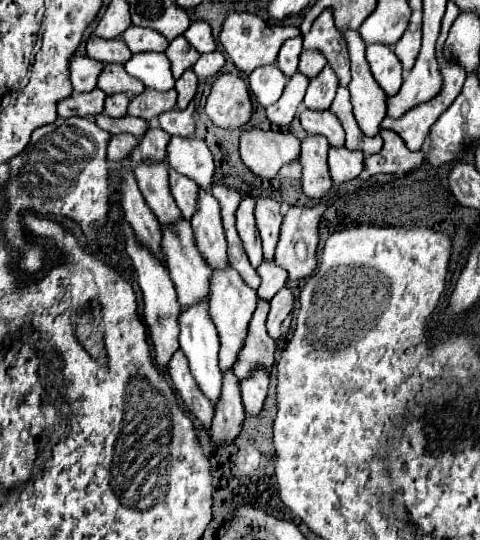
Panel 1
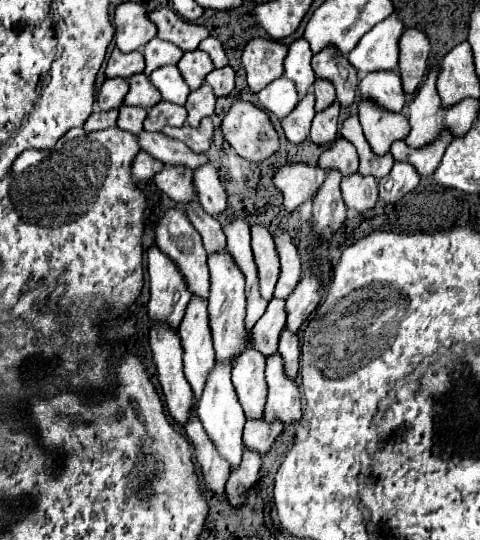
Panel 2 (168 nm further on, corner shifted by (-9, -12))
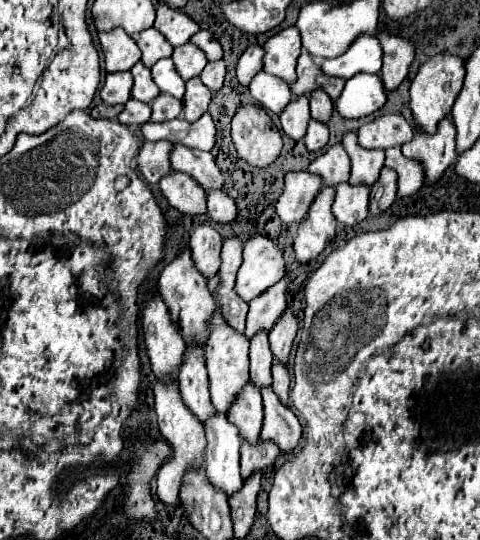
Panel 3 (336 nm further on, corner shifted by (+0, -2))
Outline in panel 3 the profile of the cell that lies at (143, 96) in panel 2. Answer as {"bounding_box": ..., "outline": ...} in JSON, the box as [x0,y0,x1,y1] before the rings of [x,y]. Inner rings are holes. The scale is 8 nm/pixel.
{"bounding_box":[131,62,159,102],"outline":[[[137,62],[131,68],[131,74],[133,74],[133,90],[131,90],[131,96],[135,100],[151,102],[155,96],[159,96],[159,88],[153,84],[149,68],[145,68],[141,62]]]}

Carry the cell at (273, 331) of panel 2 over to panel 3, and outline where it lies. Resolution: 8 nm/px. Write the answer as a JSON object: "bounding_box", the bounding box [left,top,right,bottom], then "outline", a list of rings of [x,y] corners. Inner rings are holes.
{"bounding_box":[249,330,273,388],"outline":[[[259,330],[251,338],[249,348],[249,362],[251,362],[251,378],[255,378],[255,384],[261,388],[265,384],[271,384],[271,362],[273,354],[269,348],[269,338],[265,330]]]}

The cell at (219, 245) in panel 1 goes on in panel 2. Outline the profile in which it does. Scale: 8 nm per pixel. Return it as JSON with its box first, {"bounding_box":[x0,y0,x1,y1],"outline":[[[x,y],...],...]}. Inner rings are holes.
{"bounding_box":[208,250,248,364],"outline":[[[226,250],[218,254],[210,254],[208,266],[210,266],[210,282],[212,282],[208,296],[208,318],[214,338],[216,360],[220,360],[222,364],[232,364],[232,360],[236,360],[236,354],[244,352],[244,344],[248,344],[246,328],[244,328],[244,316],[246,316],[244,274],[232,262],[232,256]]]}

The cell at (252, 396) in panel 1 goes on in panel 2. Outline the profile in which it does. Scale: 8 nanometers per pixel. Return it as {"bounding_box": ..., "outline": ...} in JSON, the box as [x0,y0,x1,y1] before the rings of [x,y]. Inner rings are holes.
{"bounding_box":[244,420,284,454],"outline":[[[246,420],[244,428],[244,446],[256,450],[258,454],[268,454],[270,448],[274,446],[276,438],[282,434],[284,426],[276,422],[266,422],[266,420]]]}

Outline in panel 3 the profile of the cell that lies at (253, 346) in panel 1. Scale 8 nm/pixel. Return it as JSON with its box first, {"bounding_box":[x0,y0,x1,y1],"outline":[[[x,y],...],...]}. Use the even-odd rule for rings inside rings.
{"bounding_box":[261,386,301,452],"outline":[[[263,386],[261,396],[265,410],[261,438],[273,440],[283,452],[293,450],[301,438],[301,424],[297,416],[289,406],[281,402],[281,398],[273,392],[273,386]]]}

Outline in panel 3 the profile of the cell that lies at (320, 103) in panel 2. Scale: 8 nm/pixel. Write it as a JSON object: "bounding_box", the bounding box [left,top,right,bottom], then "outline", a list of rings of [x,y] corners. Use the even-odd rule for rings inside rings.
{"bounding_box":[309,90,333,122],"outline":[[[315,90],[311,96],[309,96],[309,108],[311,108],[311,118],[315,120],[321,120],[321,122],[327,122],[329,116],[331,116],[331,108],[333,108],[333,102],[331,98],[327,96],[325,90]]]}

